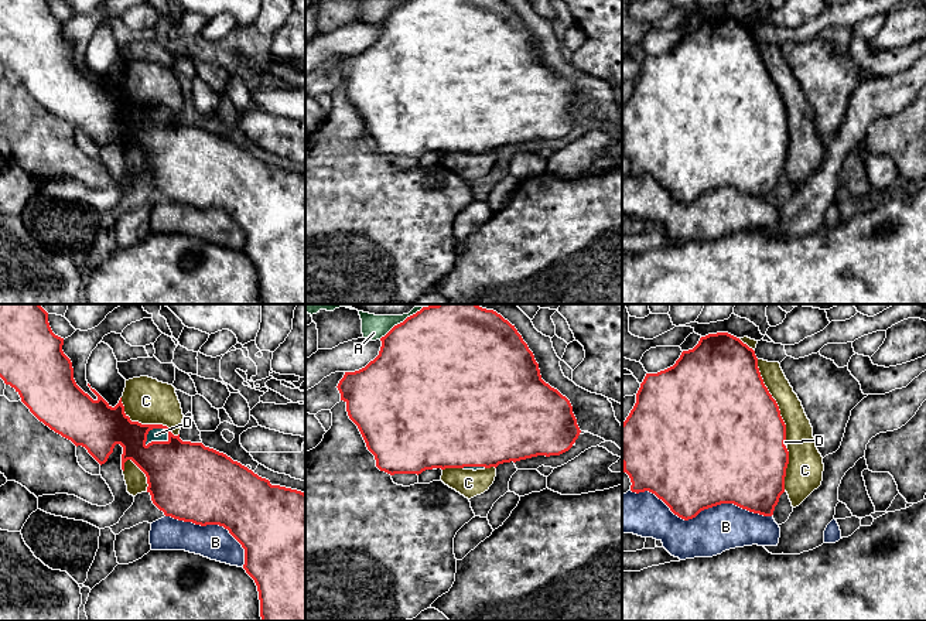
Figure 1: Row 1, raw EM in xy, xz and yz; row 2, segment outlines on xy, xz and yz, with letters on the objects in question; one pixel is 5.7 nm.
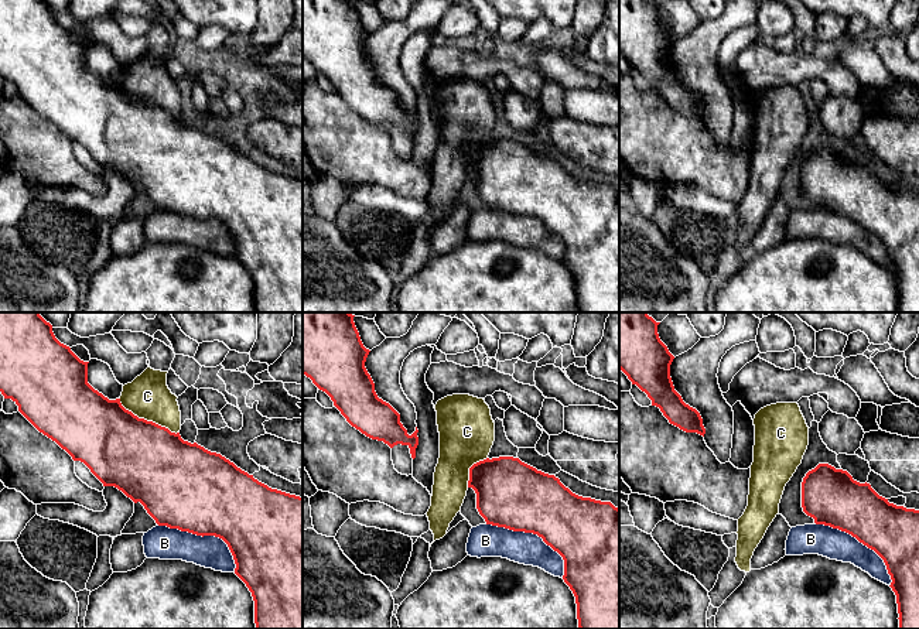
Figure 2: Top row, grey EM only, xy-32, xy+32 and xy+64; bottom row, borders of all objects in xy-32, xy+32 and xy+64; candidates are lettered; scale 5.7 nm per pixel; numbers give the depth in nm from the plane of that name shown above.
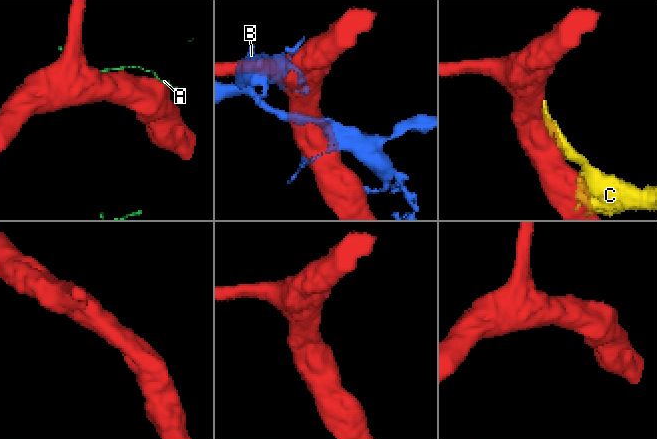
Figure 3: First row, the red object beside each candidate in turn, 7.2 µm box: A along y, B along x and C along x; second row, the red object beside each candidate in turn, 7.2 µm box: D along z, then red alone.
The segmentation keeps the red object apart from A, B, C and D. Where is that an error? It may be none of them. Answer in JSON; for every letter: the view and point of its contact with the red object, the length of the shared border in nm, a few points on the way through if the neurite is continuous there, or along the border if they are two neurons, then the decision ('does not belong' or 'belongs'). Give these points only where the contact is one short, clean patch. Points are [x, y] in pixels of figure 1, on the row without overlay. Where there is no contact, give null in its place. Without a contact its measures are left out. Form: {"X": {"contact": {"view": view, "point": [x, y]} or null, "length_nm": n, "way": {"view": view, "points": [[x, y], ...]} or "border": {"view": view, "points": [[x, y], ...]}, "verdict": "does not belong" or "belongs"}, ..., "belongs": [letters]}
{"A": {"contact": {"view": "xz", "point": [395, 9]}, "length_nm": 200, "verdict": "does not belong"}, "B": {"contact": {"view": "yz", "point": [701, 193]}, "length_nm": 800, "verdict": "does not belong"}, "C": {"contact": {"view": "yz", "point": [775, 84]}, "length_nm": 500, "verdict": "does not belong"}, "D": {"contact": {"view": "xy", "point": [160, 125]}, "length_nm": 160, "verdict": "belongs"}, "belongs": ["D"]}

